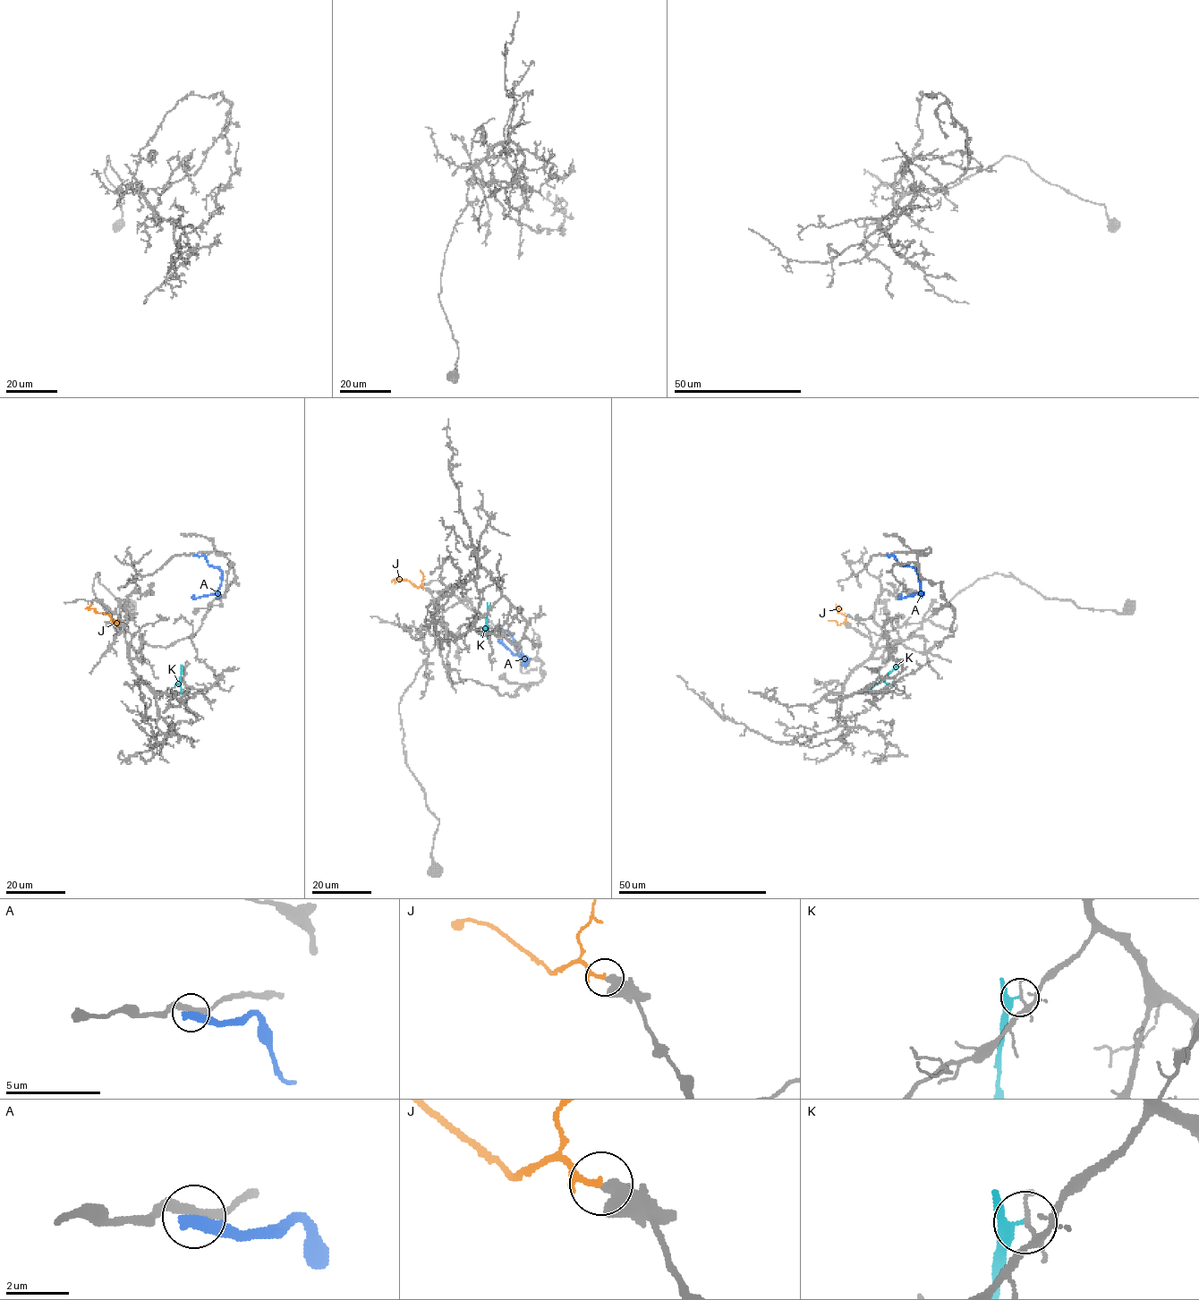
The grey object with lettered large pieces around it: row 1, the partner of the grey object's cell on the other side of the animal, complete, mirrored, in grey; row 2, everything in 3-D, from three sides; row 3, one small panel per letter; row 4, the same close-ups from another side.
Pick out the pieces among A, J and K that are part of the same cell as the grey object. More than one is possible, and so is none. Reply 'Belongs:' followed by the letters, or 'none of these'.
Belongs: J

